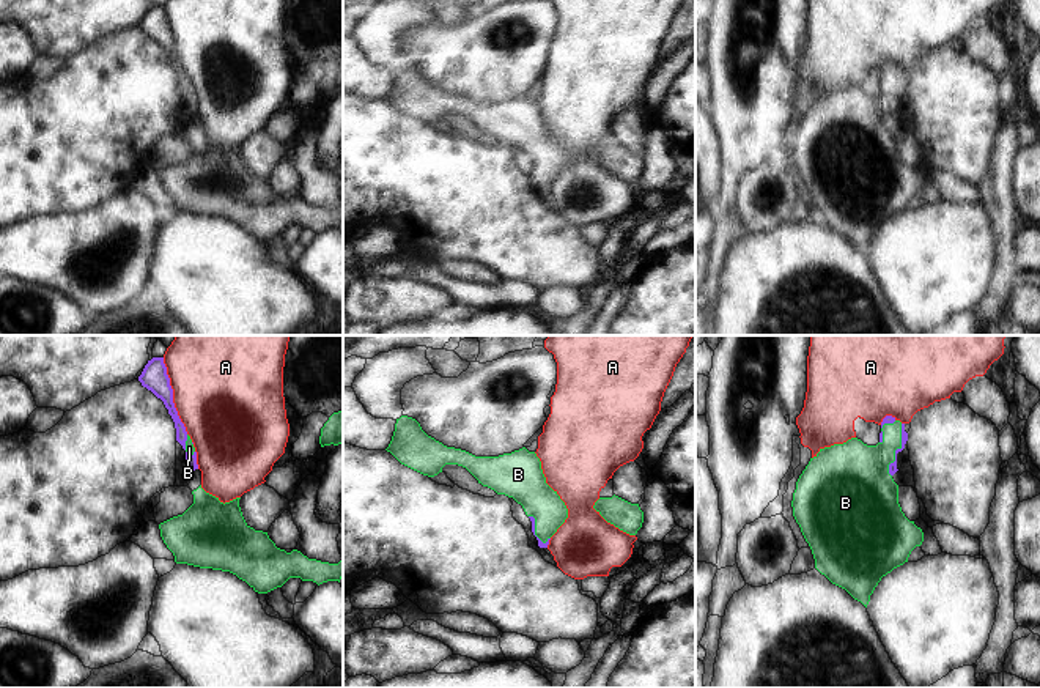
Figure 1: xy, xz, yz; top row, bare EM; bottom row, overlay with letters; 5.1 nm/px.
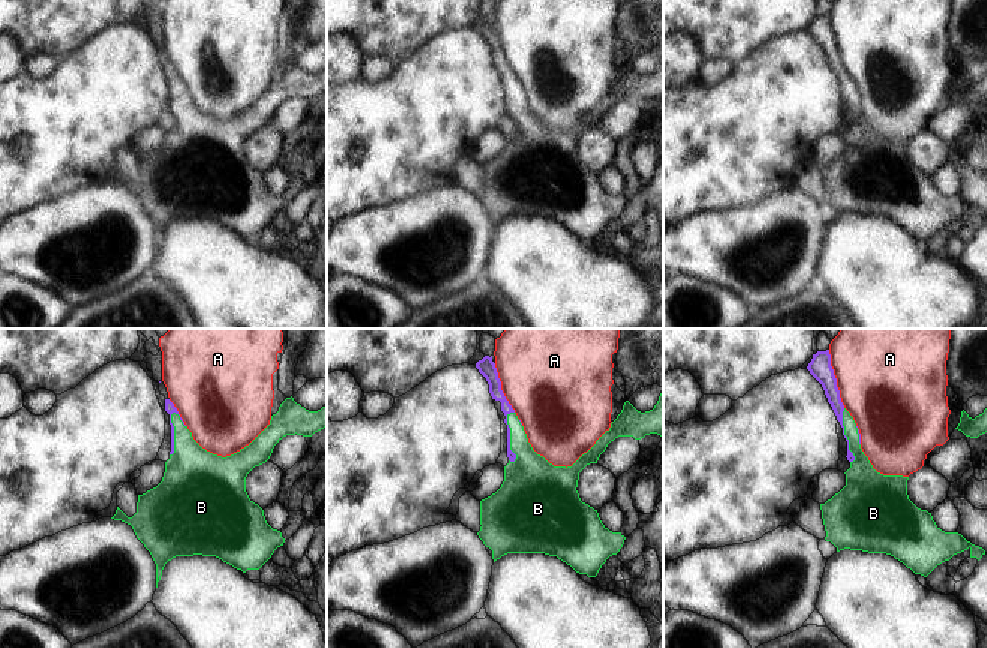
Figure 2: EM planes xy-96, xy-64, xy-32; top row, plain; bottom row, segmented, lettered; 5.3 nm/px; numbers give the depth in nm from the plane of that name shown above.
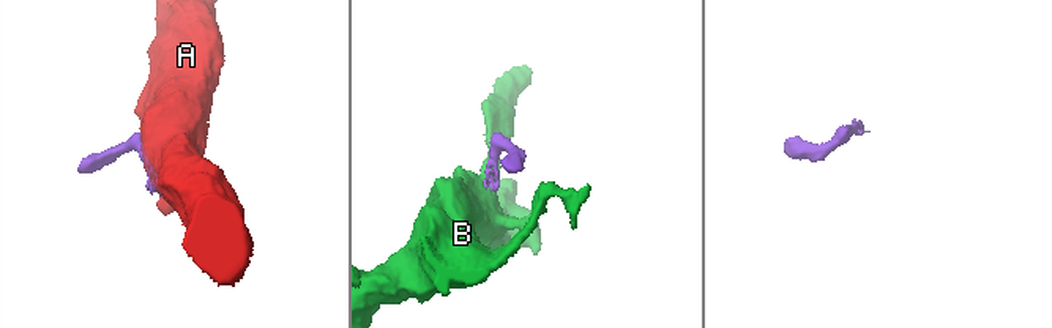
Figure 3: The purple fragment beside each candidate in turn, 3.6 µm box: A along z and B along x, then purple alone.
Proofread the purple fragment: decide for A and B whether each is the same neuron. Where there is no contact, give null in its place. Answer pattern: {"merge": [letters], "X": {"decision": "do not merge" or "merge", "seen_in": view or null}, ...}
{"merge": ["B"], "A": {"decision": "do not merge", "seen_in": "xy"}, "B": {"decision": "merge", "seen_in": "yz"}}

